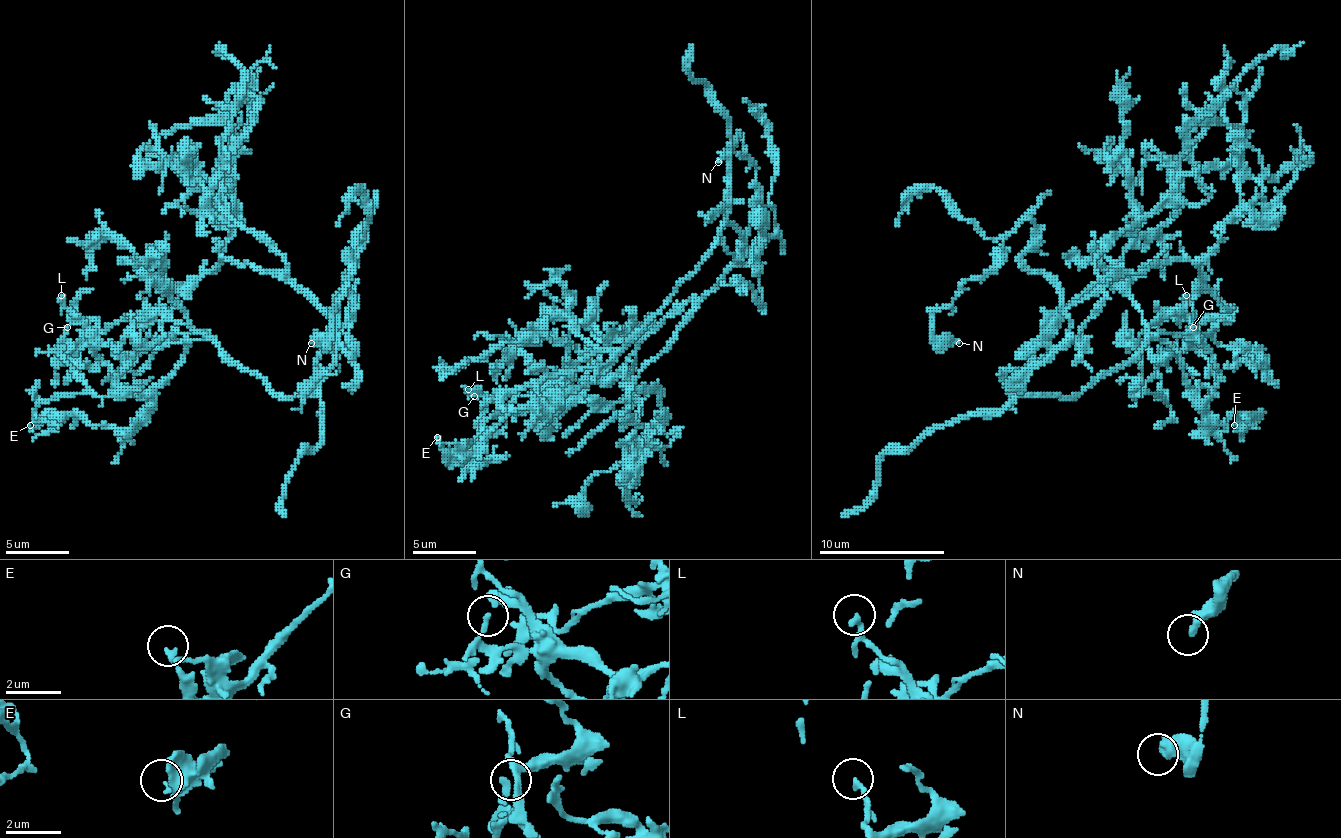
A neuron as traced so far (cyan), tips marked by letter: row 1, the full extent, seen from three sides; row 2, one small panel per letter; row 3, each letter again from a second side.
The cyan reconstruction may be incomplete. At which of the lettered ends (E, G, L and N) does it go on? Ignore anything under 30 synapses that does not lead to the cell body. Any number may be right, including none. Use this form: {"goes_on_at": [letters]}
{"goes_on_at": []}

